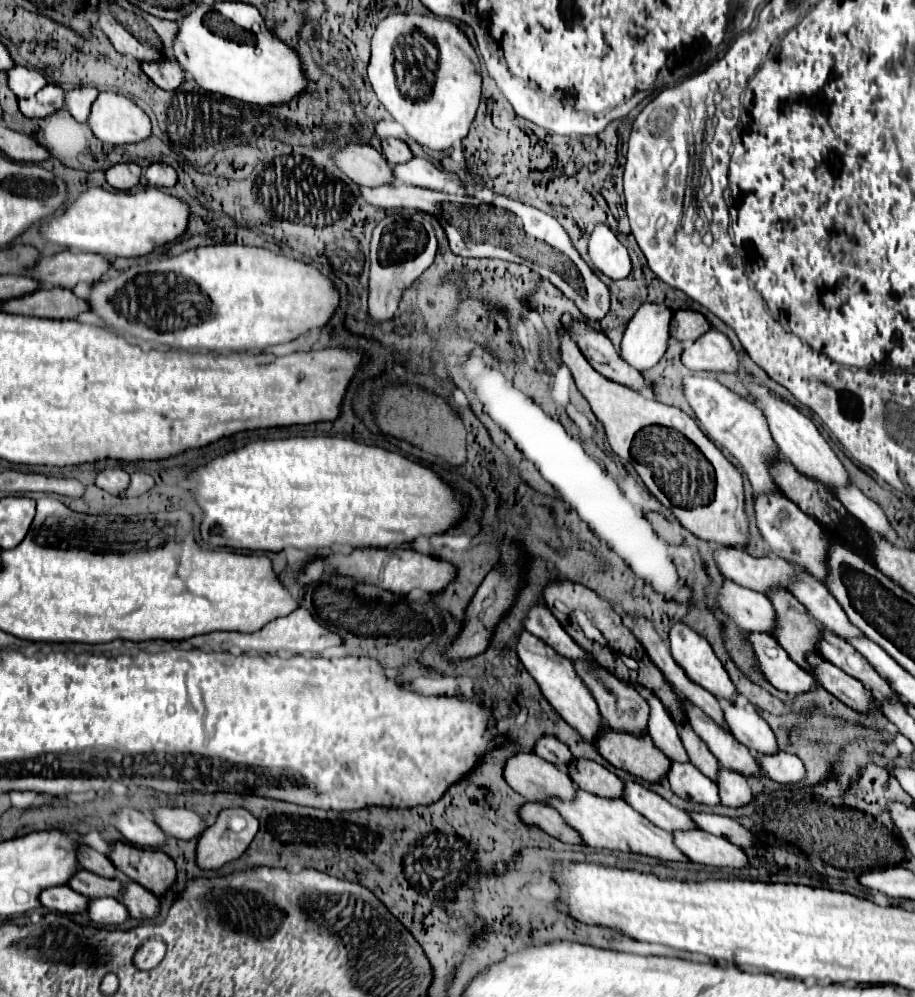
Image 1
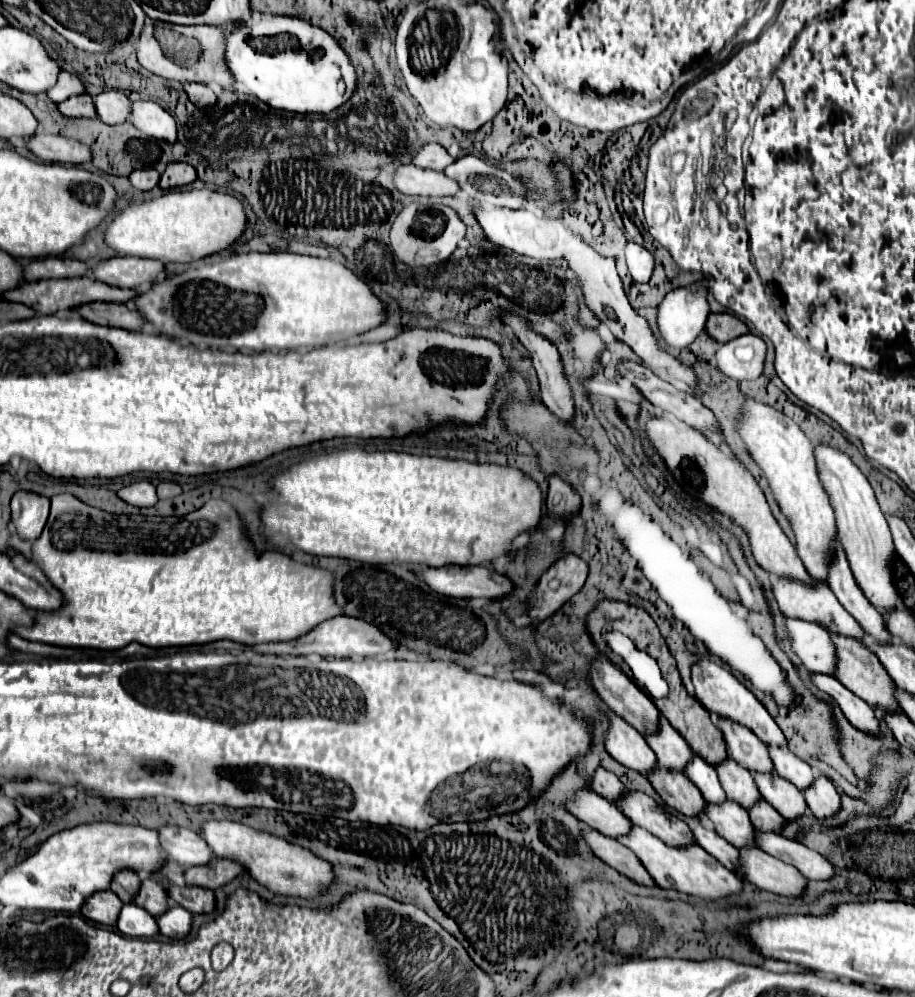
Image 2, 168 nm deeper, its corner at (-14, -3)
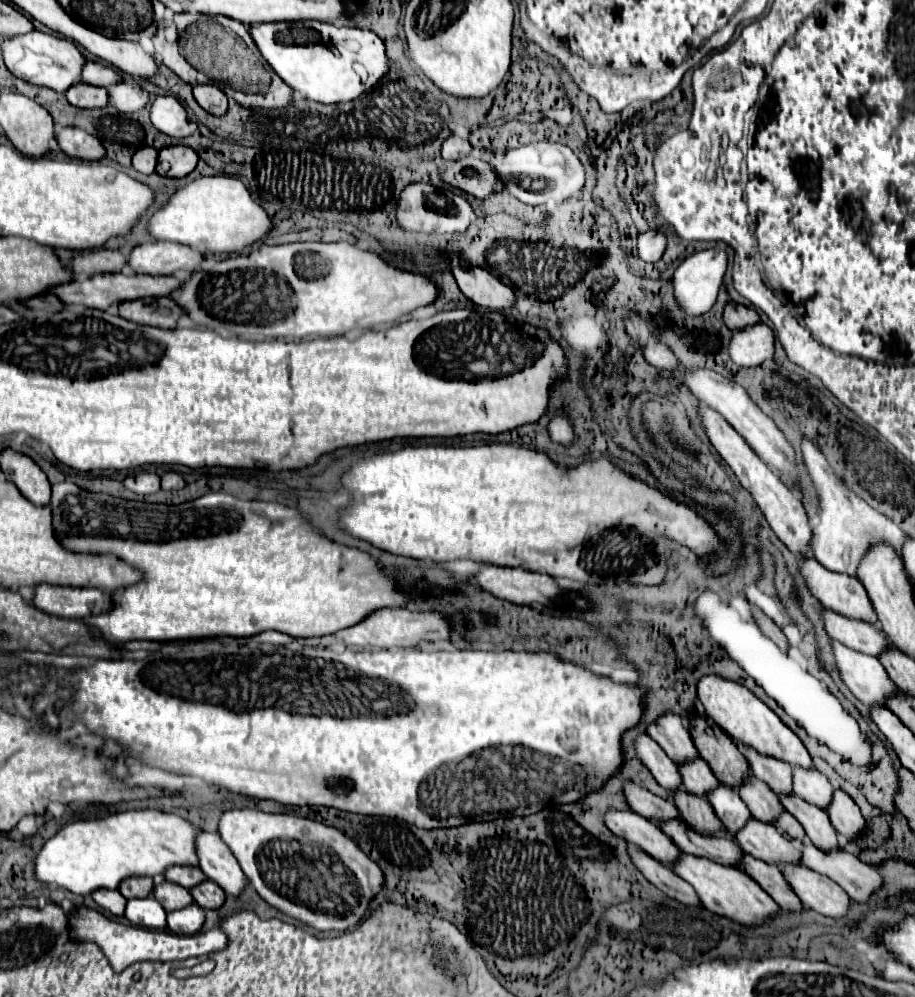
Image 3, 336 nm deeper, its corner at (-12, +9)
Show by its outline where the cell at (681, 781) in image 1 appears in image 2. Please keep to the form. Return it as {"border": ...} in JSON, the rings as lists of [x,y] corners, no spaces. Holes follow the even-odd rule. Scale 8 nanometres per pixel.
{"border":[[[726,800],[724,804],[708,804],[704,814],[714,822],[716,832],[734,848],[742,850],[754,846],[754,826],[750,824],[748,812],[736,802]]]}

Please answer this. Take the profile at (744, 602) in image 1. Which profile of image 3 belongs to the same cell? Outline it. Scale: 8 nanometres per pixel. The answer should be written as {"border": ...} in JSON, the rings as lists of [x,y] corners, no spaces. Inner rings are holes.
{"border":[[[830,638],[830,646],[842,682],[860,702],[884,706],[886,696],[898,690],[886,676],[884,666],[880,664],[880,660],[876,660],[876,656],[868,656],[864,652],[848,648],[834,638]]]}

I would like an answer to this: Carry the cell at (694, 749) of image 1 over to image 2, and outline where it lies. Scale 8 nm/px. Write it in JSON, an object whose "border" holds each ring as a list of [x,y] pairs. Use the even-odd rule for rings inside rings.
{"border":[[[724,760],[716,766],[716,772],[728,800],[734,800],[744,810],[750,810],[758,800],[762,800],[762,794],[758,792],[752,774],[746,768],[738,766],[734,760]]]}

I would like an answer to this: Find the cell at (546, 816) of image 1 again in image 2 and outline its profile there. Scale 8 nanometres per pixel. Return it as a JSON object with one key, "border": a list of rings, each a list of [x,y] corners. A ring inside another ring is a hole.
{"border":[[[586,828],[586,842],[594,850],[594,854],[600,856],[600,860],[604,860],[608,866],[614,866],[614,870],[622,876],[642,886],[656,886],[654,878],[646,874],[644,864],[626,846],[620,846],[618,840],[606,838],[592,828]]]}

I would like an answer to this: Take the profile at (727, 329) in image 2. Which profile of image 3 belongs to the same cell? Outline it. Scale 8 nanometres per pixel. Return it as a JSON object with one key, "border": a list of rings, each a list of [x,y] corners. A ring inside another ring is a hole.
{"border":[[[728,302],[726,304],[726,308],[724,308],[724,324],[730,330],[742,330],[742,328],[752,326],[756,322],[760,322],[756,310],[746,308],[742,304],[736,304],[736,302]]]}

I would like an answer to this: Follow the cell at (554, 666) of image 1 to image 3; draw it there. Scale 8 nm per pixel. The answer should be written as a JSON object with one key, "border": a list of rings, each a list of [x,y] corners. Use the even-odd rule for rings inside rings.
{"border":[[[640,734],[634,740],[634,748],[640,762],[652,772],[656,782],[668,790],[668,798],[670,798],[672,792],[682,786],[680,774],[676,772],[676,764],[666,756],[666,752],[648,734]]]}

